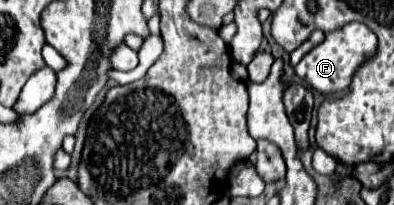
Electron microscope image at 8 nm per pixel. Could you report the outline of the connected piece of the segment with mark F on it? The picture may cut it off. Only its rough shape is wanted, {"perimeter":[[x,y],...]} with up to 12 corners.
{"perimeter":[[361,22],[325,34],[295,66],[321,94],[347,90],[375,54]]}

